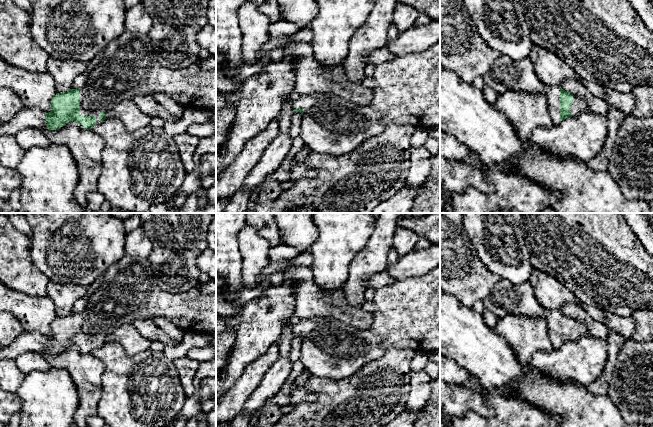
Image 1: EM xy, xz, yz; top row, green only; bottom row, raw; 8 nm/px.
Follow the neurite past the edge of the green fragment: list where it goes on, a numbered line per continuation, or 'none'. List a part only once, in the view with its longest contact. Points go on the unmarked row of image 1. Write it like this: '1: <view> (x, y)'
1: xy (128, 291)
2: xy (33, 341)

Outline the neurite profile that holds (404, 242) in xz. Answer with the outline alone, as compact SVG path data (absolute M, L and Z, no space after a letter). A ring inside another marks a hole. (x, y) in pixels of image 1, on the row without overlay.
M397 227L393 240L393 247L396 249L399 256L406 255L415 249L415 245L419 236L402 227Z

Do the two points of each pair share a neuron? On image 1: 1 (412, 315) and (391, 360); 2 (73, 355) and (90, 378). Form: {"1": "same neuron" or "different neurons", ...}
{"1": "different neurons", "2": "same neuron"}

